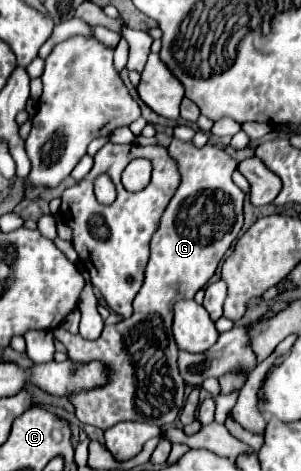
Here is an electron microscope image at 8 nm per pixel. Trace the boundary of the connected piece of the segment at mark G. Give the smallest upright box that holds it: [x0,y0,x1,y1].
[54,139,244,429]

